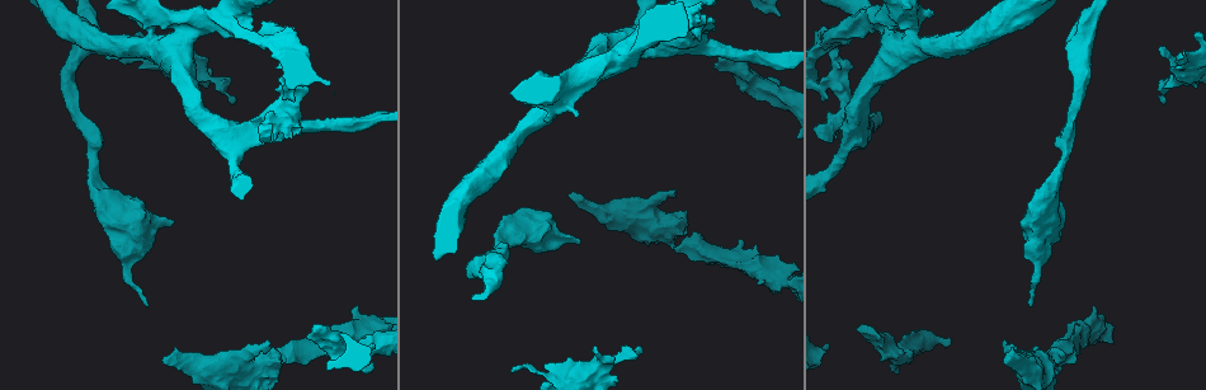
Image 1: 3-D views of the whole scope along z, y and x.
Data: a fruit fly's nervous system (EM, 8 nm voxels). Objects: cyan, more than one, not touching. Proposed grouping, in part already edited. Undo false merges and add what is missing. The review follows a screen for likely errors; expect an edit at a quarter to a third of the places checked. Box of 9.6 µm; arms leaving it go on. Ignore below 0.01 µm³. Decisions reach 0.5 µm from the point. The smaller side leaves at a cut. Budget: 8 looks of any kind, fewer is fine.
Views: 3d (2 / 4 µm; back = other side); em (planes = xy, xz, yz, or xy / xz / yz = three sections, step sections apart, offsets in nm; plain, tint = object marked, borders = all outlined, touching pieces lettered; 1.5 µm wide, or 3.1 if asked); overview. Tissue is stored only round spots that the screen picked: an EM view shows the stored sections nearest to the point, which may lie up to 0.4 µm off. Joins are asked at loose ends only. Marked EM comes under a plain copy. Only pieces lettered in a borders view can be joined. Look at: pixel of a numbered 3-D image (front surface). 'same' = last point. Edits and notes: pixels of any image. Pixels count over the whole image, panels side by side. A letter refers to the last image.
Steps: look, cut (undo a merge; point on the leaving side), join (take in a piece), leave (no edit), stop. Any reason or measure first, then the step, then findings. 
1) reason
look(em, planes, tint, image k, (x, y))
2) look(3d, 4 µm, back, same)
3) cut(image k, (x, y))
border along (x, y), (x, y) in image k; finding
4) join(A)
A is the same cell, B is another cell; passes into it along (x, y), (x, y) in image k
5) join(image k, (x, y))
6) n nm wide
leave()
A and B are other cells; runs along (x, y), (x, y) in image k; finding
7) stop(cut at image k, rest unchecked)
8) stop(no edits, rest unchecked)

branch stops here
look(em, xz, step 4, tint, image 1, (641, 351))

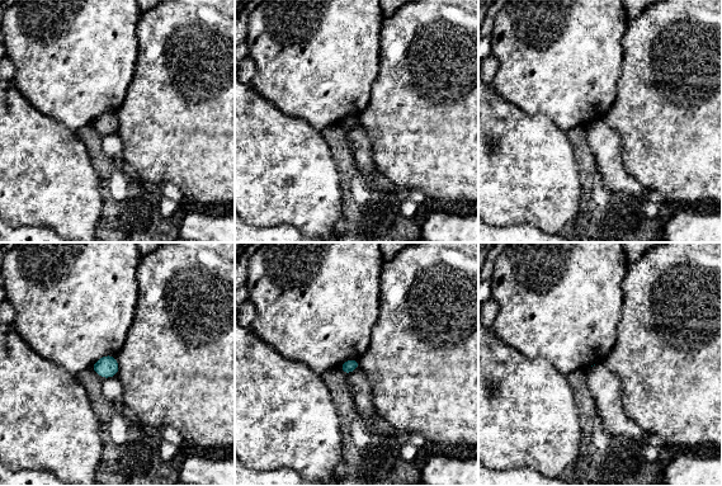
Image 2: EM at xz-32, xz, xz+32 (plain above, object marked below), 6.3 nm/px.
look(em, planes, borders, same)

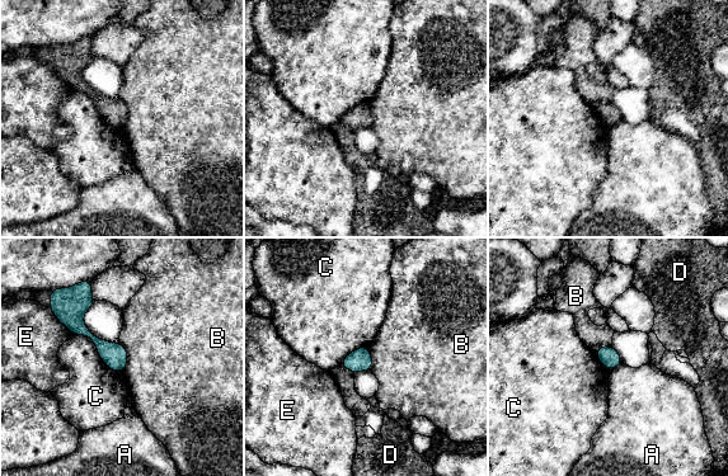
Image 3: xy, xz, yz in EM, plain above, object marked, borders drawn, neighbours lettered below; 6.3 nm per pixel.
C touches over 420 nm
leave()
A, B, C, D and E are other cells; no lettered piece goes on from it

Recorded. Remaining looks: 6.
branch stops here
look(em, xy, step 8, tint, image 1, (1007, 363))

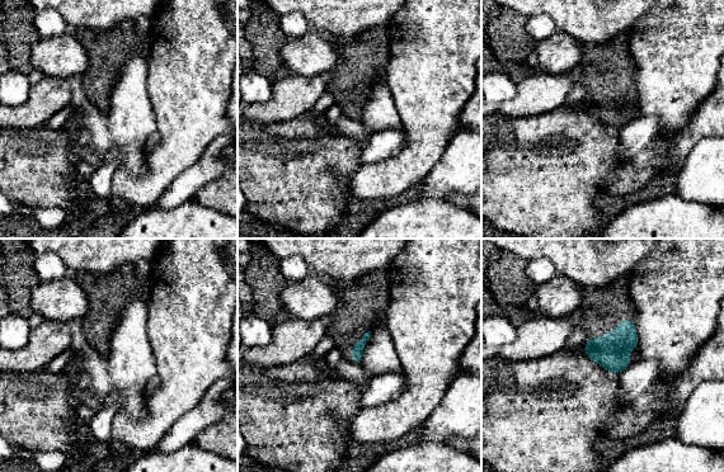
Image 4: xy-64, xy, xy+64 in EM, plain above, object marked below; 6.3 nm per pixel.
cut it another way
look(em, planes, borders, same)

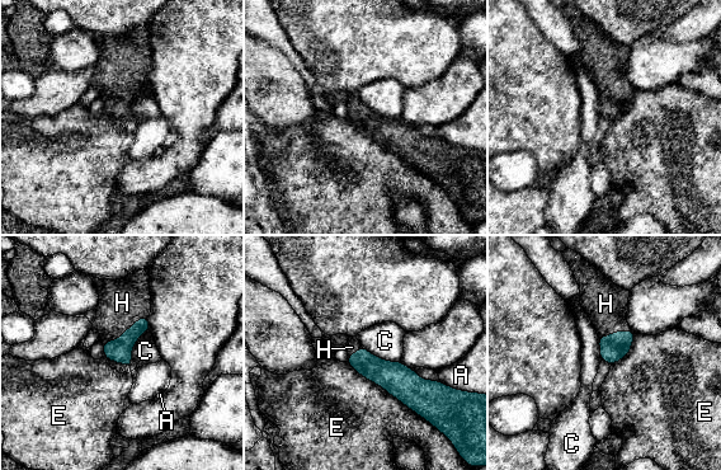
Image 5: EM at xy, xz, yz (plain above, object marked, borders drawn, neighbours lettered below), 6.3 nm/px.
E touches over 650 nm
join(H)
H is the same cell, A, C and E are other cells; passes into it along (119, 351), (125, 332), (122, 302) in image 5; the neuron continues

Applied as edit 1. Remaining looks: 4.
redraw
look(overview)

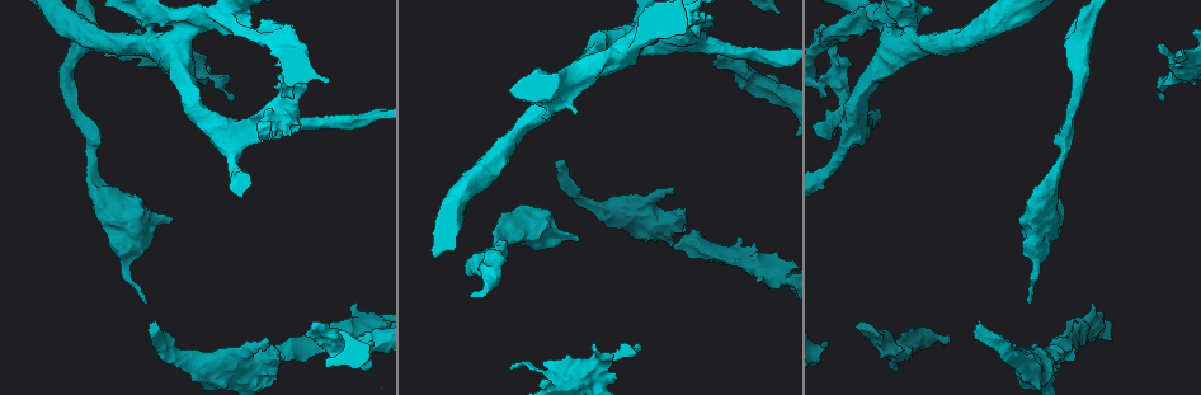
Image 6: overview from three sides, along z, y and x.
thick turns thin
look(em, planes, borders, image 6, (870, 331))

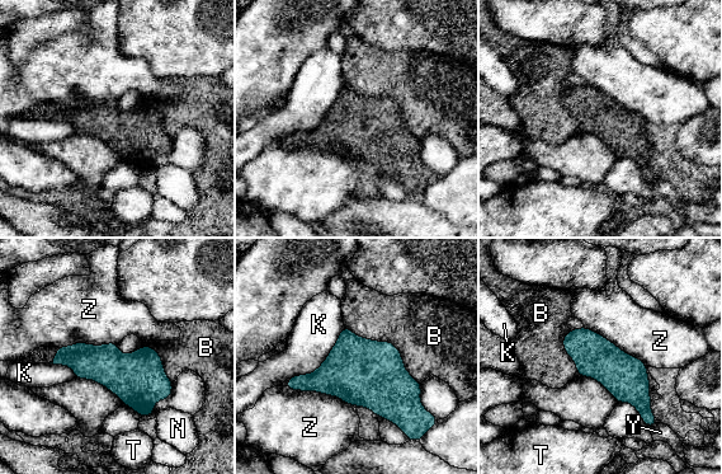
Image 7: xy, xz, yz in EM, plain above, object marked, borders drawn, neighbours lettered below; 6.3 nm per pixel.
260 nm wide
leave()
B, K, N, T, Y and Z are other cells; border along (345, 325), (390, 341), (420, 384) in image 7; all the same neuron

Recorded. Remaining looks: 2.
stop(join at image 5, rest unchecked)

